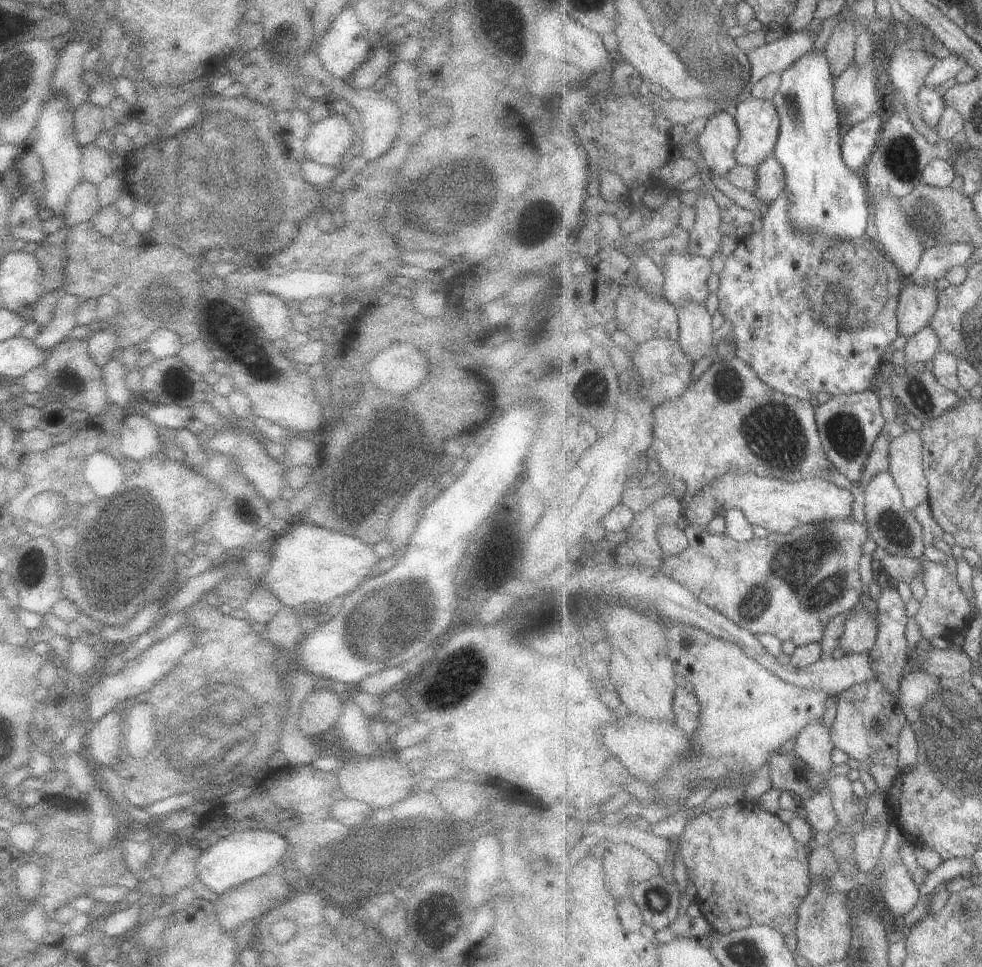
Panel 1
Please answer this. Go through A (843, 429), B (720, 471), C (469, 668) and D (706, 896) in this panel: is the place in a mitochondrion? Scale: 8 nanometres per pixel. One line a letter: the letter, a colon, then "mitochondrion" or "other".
A: mitochondrion
B: other
C: mitochondrion
D: other

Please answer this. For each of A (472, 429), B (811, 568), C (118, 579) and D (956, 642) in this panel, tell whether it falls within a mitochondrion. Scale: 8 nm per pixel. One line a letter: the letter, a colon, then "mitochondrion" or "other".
A: other
B: mitochondrion
C: mitochondrion
D: other

